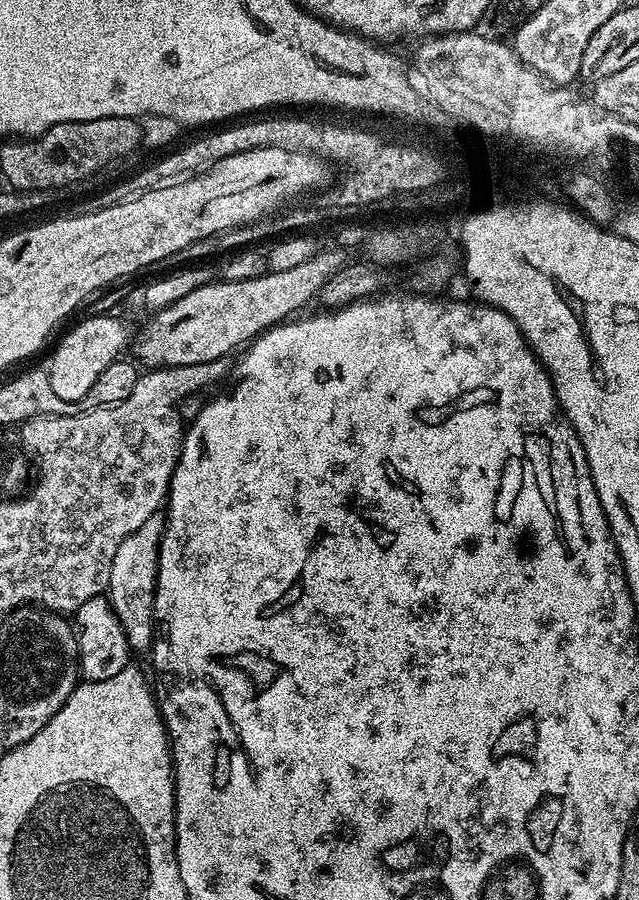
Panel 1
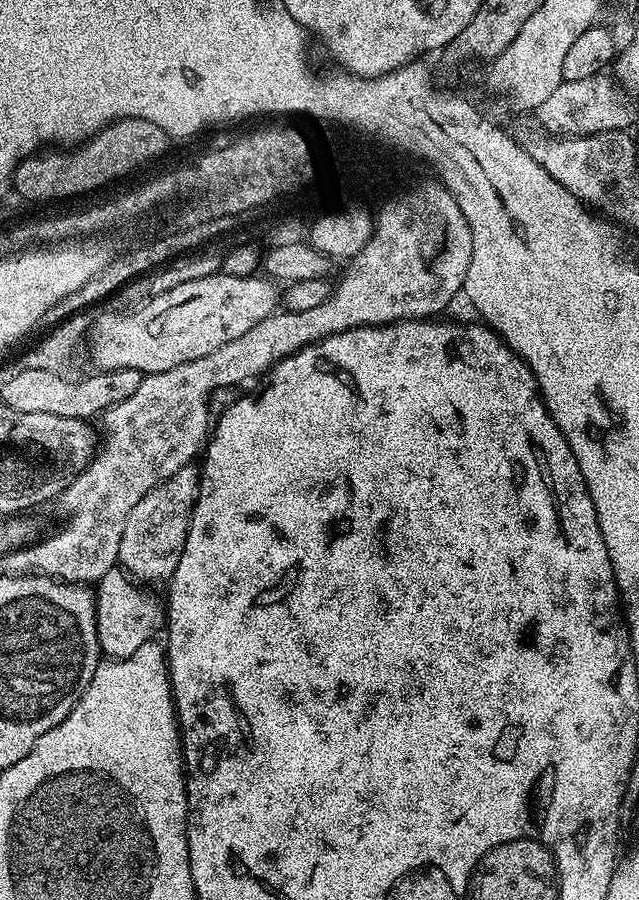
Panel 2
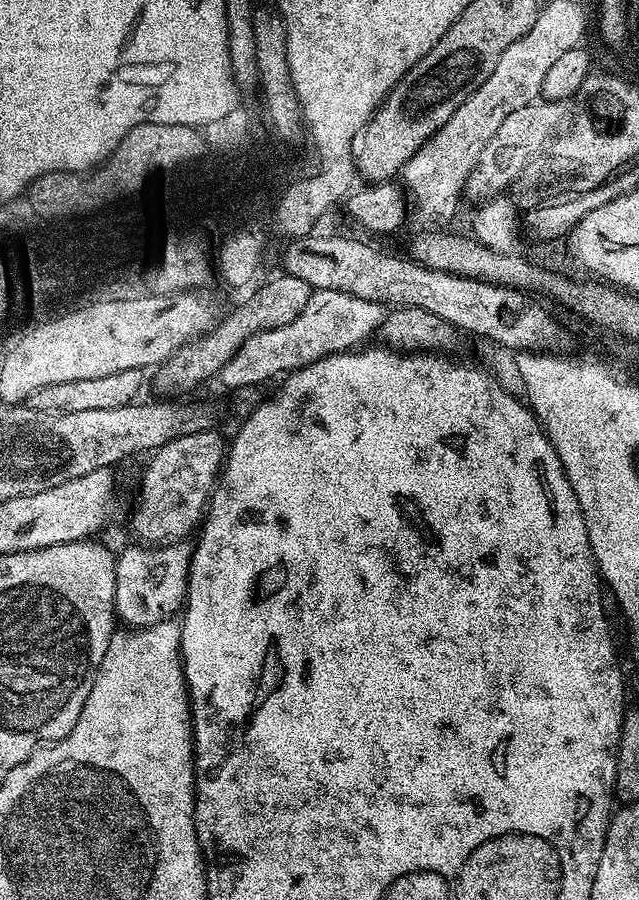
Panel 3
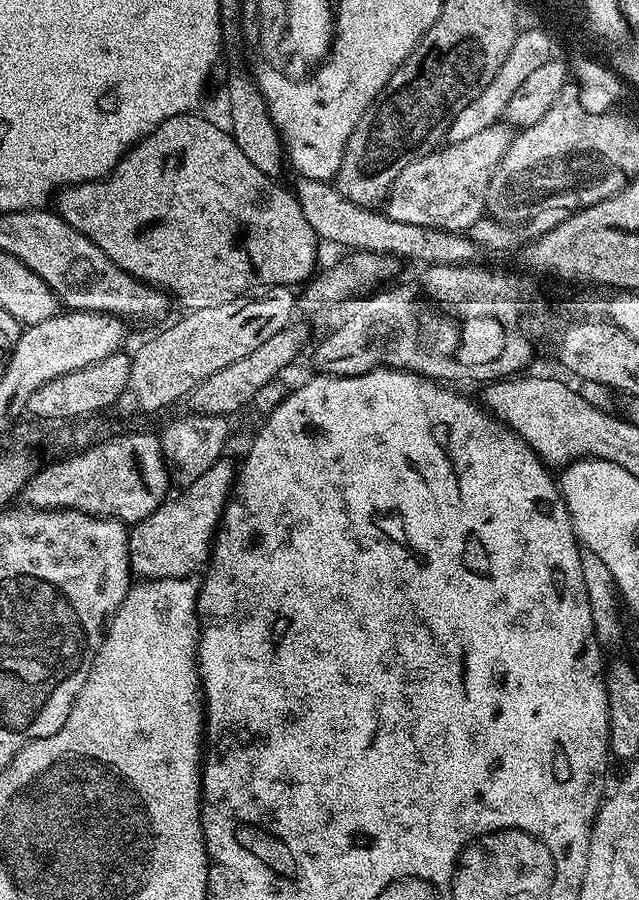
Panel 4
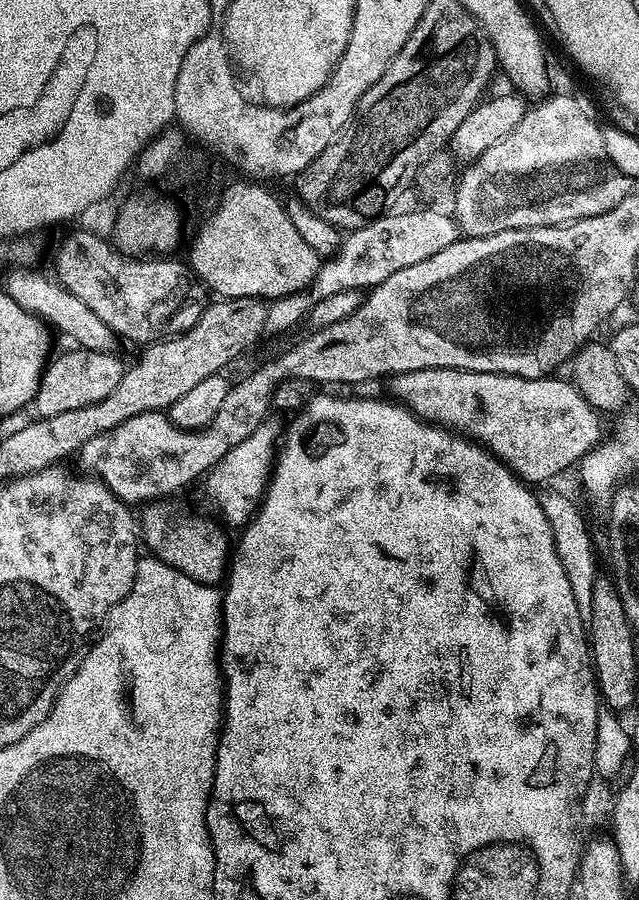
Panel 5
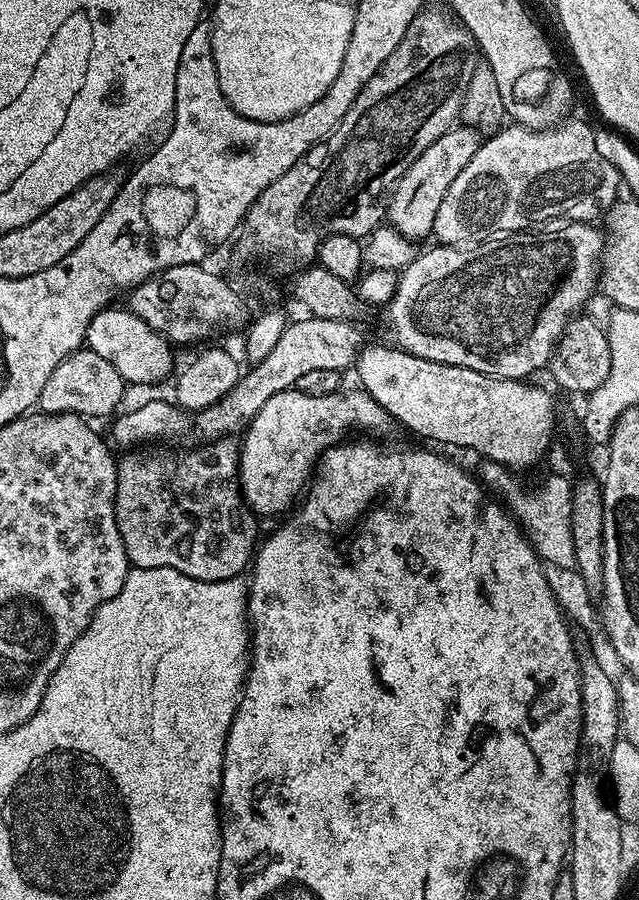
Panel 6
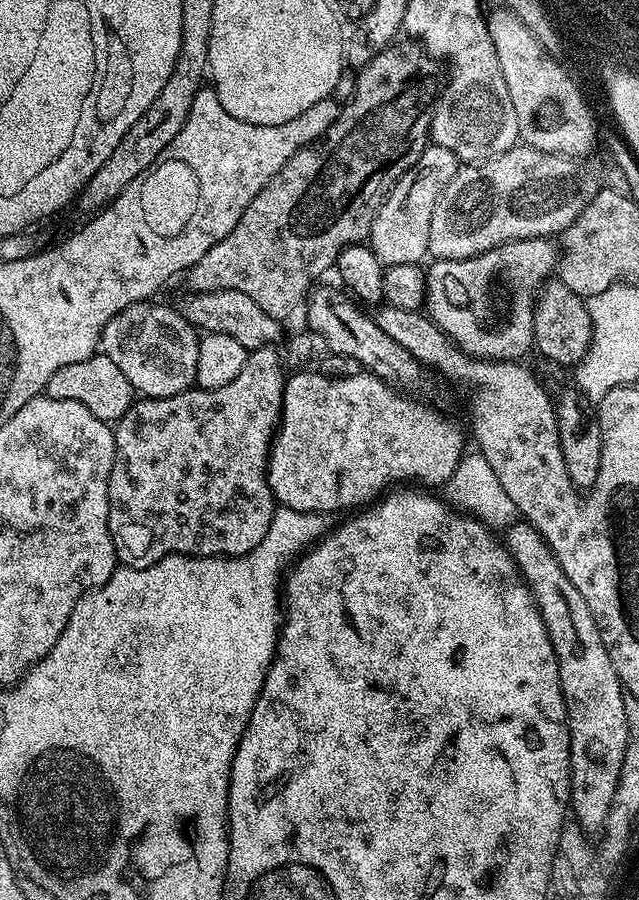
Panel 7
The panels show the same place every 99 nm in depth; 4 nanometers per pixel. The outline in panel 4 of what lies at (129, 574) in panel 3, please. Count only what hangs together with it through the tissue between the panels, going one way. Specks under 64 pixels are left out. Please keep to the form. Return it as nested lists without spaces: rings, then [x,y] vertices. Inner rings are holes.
[[[221,458],[210,466],[210,470],[206,470],[206,474],[191,481],[187,485],[189,488],[177,500],[165,500],[158,510],[154,510],[154,514],[131,525],[128,553],[132,571],[141,581],[166,578],[182,580],[191,577],[195,568],[203,569],[207,565],[237,473],[228,458]]]

